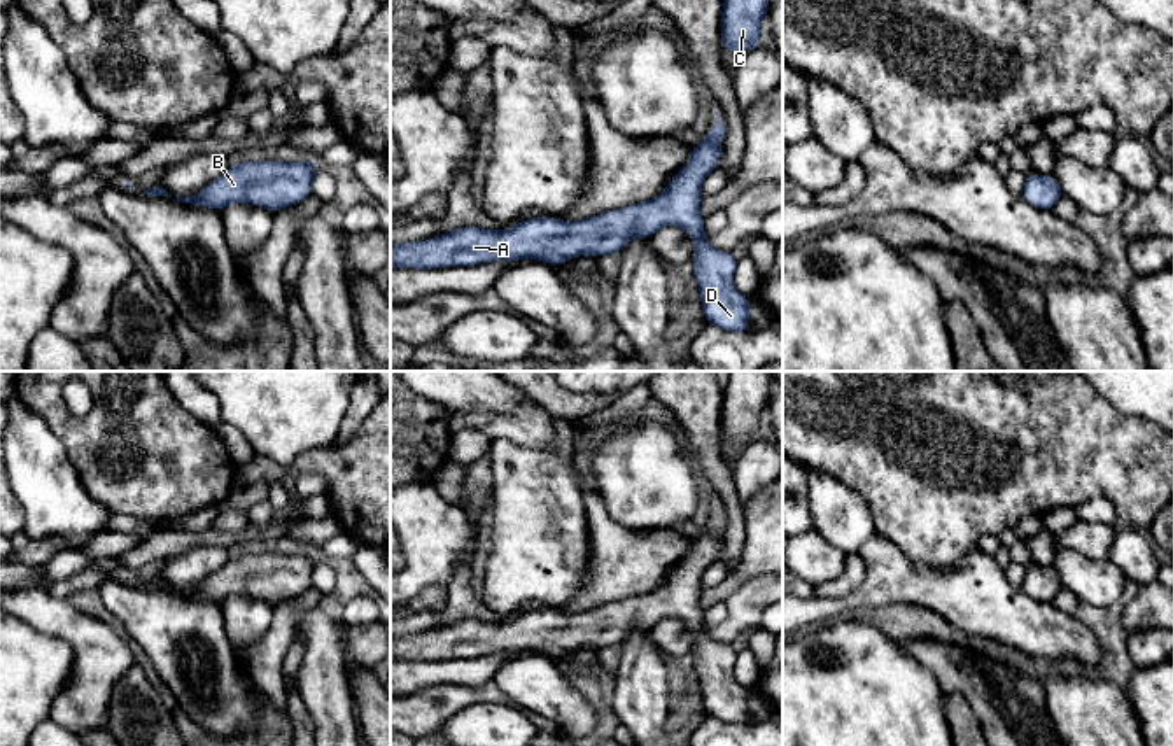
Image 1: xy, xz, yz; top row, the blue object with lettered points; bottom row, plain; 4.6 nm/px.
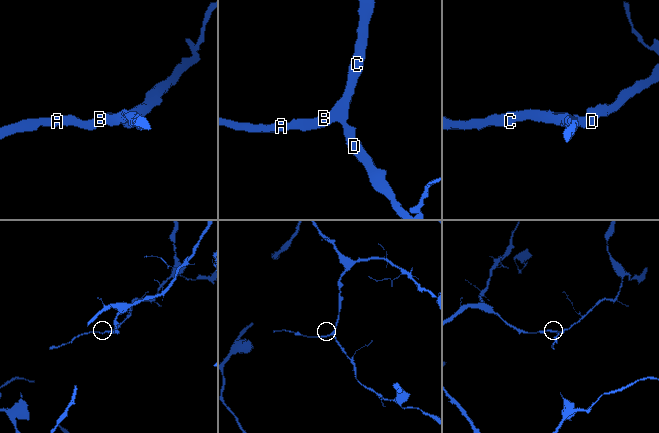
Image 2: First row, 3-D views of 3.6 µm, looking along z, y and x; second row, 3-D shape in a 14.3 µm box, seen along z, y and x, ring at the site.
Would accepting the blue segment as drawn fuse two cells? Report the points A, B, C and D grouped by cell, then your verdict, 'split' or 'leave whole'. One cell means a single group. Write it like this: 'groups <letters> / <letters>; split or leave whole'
groups A B C D; leave whole

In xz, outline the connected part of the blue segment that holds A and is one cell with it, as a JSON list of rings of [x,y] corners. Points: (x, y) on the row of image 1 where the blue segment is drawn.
[[[720,114],[714,116],[718,123],[690,149],[686,165],[653,200],[606,210],[585,221],[567,222],[546,215],[523,219],[509,229],[464,226],[420,242],[390,243],[390,268],[478,266],[501,259],[537,259],[557,268],[578,256],[622,252],[632,238],[651,238],[658,229],[676,226],[695,240],[695,282],[706,322],[728,333],[748,333],[749,296],[734,285],[737,259],[707,242],[700,214],[702,182],[718,168],[723,154],[720,138],[725,126]]]

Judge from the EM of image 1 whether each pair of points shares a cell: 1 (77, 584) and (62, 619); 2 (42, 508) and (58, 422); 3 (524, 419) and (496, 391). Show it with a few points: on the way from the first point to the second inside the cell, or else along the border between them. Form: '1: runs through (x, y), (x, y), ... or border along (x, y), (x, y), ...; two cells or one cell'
1: border along (44, 589), (53, 596), (67, 599); two cells
2: border along (28, 407), (42, 417), (77, 471); two cells
3: border along (538, 405), (522, 405), (513, 412), (475, 410); two cells

